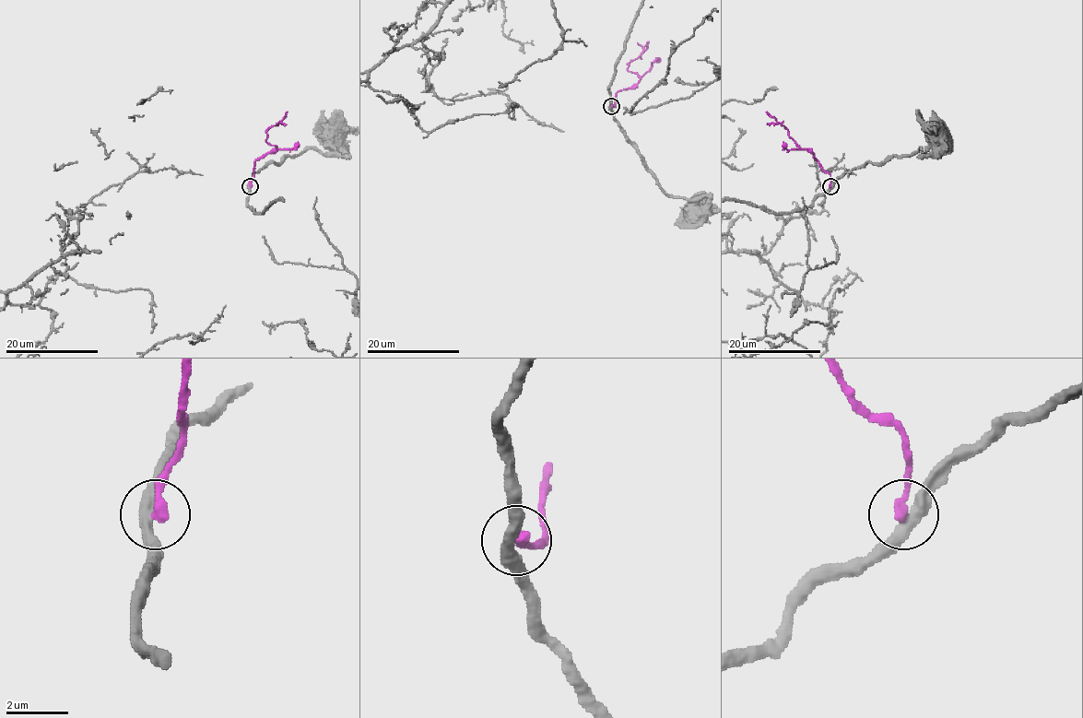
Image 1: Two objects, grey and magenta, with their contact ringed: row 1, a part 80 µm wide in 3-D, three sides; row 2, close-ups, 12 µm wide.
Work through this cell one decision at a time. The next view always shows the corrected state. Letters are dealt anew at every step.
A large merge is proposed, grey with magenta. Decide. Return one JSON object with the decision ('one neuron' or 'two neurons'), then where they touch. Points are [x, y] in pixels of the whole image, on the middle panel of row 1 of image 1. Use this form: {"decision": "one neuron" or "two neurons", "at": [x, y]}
{"decision": "two neurons", "at": [611, 106]}

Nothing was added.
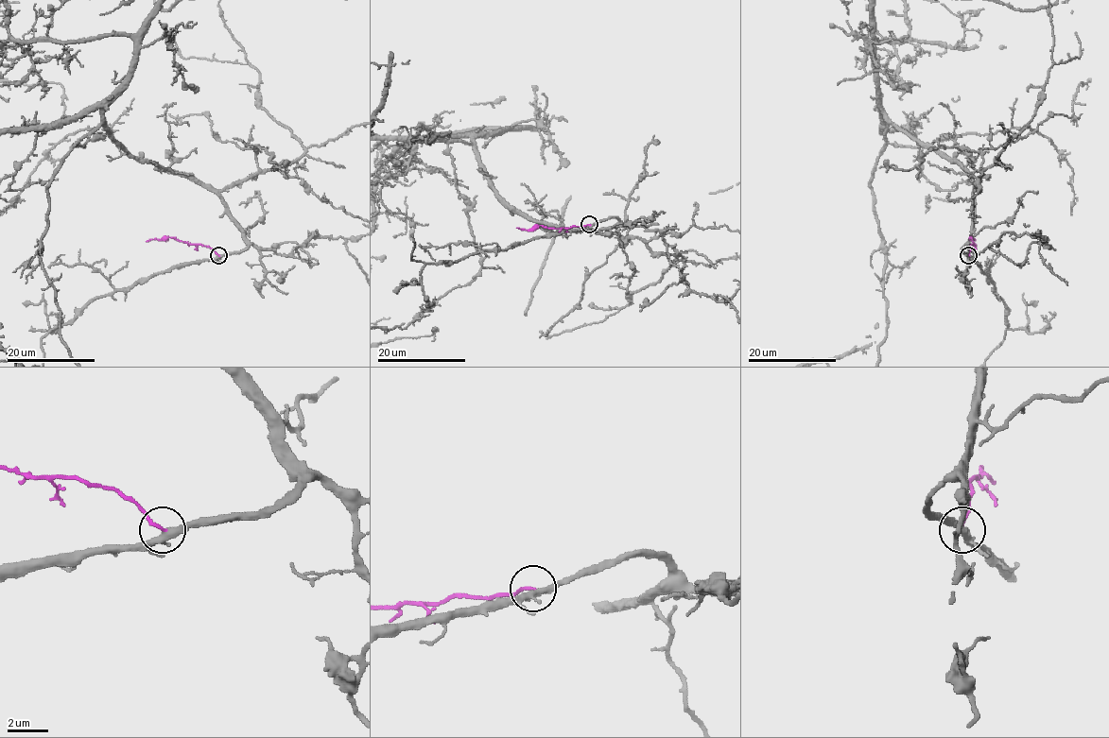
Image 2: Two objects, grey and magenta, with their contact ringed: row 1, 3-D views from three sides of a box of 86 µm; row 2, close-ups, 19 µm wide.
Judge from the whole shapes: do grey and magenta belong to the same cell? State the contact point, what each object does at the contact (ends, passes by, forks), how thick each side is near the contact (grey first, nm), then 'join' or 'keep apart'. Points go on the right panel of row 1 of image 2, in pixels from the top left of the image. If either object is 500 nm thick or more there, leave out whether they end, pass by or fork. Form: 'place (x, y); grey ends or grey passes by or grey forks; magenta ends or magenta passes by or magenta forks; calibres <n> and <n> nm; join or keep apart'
place (968, 255); grey passes by; magenta ends; calibres 320 and 130 nm; join

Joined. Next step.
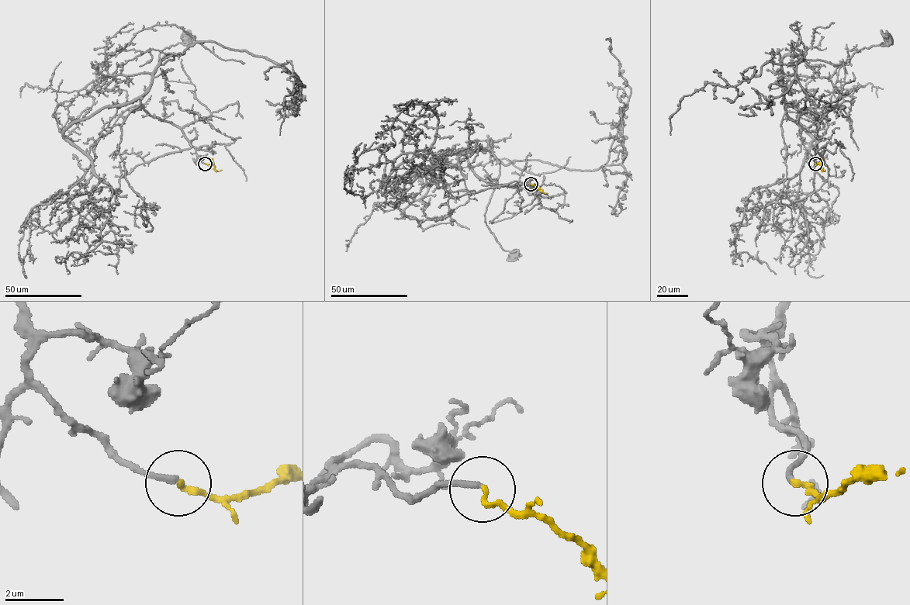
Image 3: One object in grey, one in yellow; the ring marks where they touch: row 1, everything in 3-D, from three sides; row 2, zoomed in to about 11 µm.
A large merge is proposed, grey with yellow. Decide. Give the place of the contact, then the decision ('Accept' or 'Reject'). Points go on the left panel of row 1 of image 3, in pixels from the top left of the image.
Place: (205, 164). Accept

